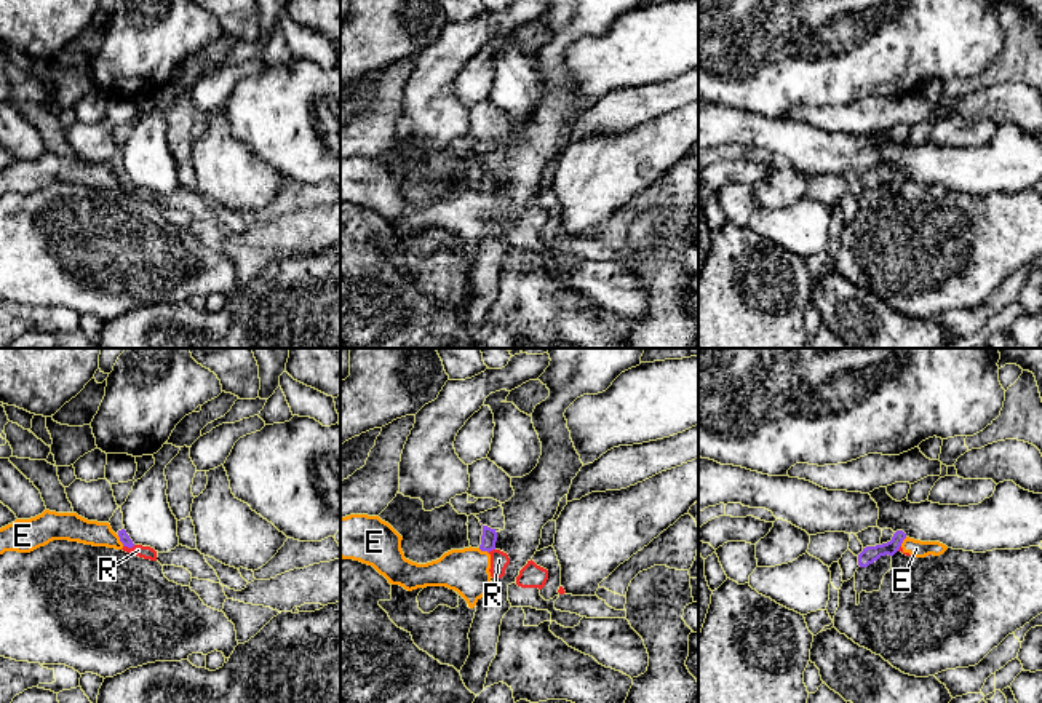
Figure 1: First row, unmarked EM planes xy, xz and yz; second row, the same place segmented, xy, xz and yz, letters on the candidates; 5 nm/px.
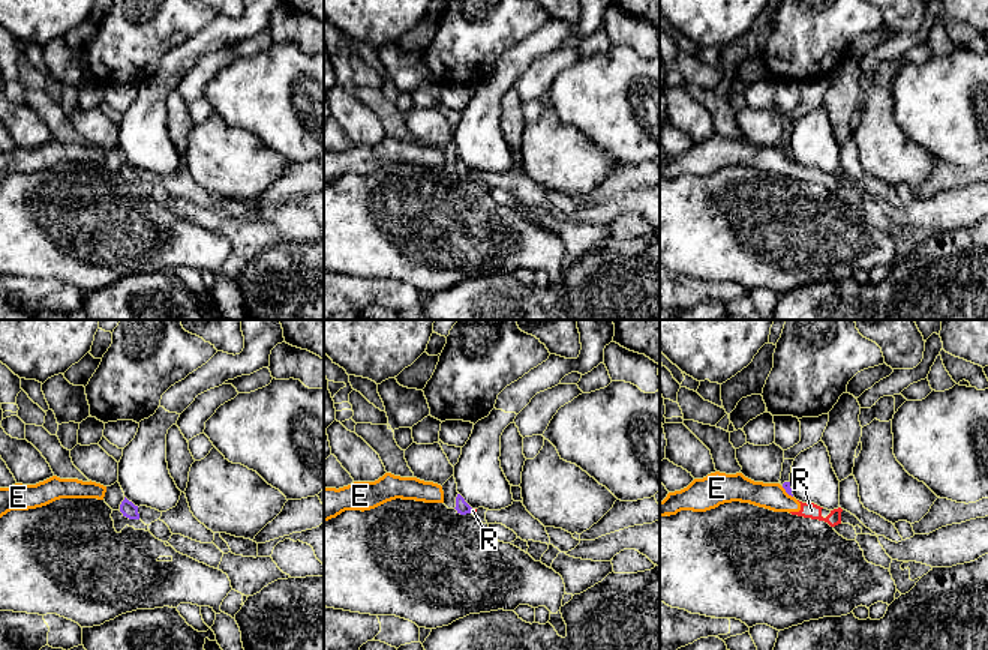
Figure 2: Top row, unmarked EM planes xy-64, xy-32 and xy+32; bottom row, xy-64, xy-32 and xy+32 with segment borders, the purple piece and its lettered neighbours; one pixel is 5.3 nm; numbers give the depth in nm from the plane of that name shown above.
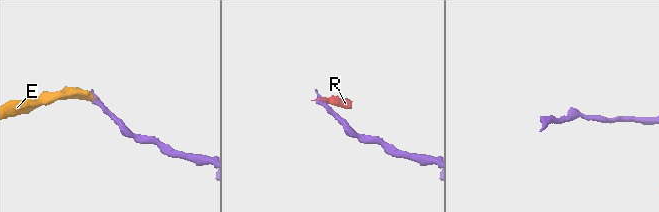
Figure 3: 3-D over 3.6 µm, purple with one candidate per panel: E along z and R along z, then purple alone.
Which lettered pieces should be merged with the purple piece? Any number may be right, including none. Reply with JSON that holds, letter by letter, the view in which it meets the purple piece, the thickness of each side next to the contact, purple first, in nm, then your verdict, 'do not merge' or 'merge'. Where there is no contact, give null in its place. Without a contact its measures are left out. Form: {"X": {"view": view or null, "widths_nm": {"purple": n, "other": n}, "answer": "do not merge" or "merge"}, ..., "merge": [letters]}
{"E": {"view": "xy", "widths_nm": {"purple": 50, "other": 140}, "answer": "do not merge"}, "R": {"view": "xy", "widths_nm": {"purple": 50, "other": 60}, "answer": "do not merge"}, "merge": []}

